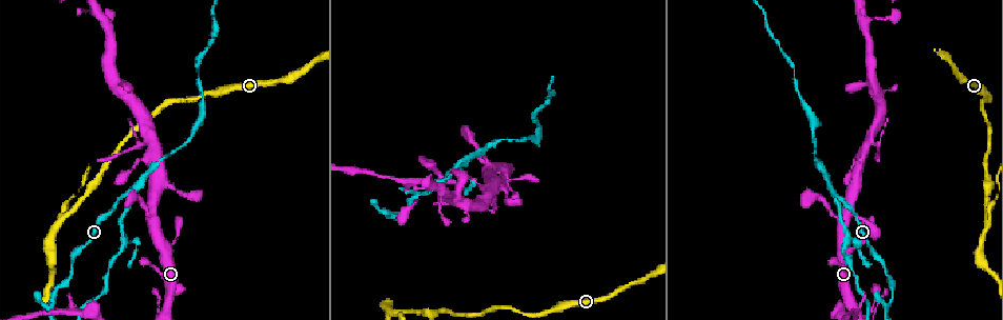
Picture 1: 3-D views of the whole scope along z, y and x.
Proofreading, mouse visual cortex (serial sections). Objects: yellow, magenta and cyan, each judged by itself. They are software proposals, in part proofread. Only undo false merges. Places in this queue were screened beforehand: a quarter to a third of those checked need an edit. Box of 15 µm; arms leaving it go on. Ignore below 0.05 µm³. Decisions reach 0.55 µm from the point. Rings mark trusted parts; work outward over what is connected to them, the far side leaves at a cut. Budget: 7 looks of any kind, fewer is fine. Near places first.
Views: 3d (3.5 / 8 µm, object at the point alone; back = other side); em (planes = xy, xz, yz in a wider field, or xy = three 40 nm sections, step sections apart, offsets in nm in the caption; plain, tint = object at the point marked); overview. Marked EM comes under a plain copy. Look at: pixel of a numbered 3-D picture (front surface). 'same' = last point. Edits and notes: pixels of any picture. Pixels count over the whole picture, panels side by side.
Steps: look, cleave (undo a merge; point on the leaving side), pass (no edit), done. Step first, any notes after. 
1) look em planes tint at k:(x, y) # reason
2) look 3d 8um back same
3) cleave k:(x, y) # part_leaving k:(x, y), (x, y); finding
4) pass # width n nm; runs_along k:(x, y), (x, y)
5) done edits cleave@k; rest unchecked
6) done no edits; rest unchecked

look 3d 3.5um at 1:(390, 217) # a fork

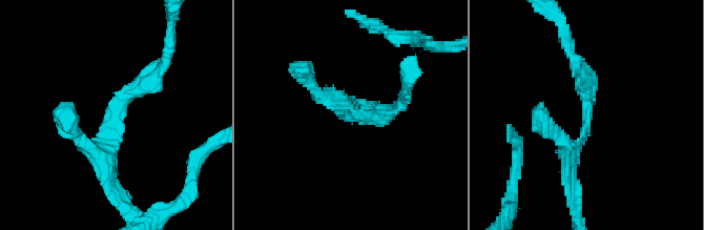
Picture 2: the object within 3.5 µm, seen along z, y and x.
look em xy step 5 tint at 2:(586, 120) # shape alone is not enough

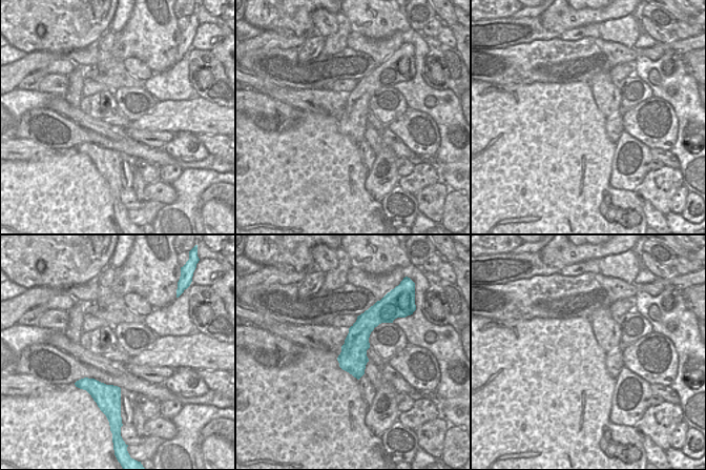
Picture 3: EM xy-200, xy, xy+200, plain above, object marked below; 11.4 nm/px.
pass # runs_along 2:(159, 69), (97, 144), (71, 131); continuous, no second cell

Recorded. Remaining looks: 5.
look 3d 3.5um at 1:(406, 311) # a narrow waist

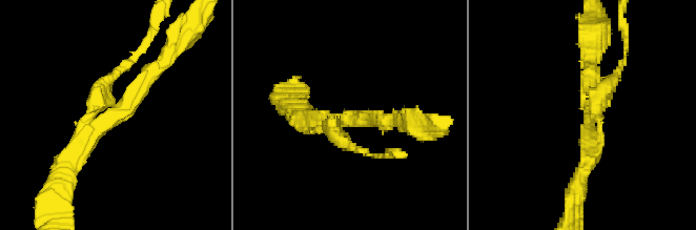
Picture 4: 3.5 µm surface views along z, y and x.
look em planes tint at 4:(347, 118) # now the EM

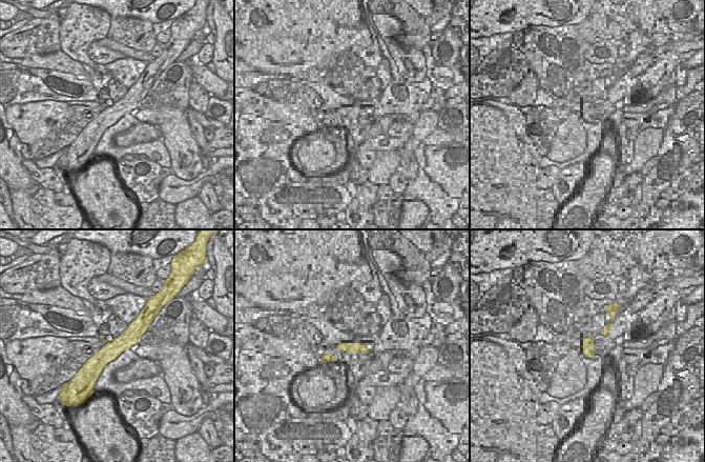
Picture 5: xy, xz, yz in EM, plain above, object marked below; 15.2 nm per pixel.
cleave 4:(614, 82) # part_leaving 4:(593, 105), (622, 63), (622, 27); a second cell is stuck on

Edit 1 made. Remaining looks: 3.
look 3d 3.5um at 1:(870, 139) # calibre changes

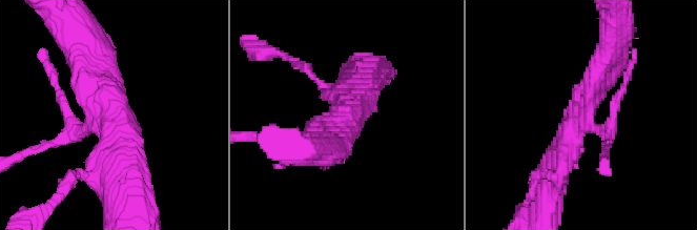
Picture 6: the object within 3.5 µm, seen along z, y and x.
look em xy step 2 tint at 6:(350, 111)

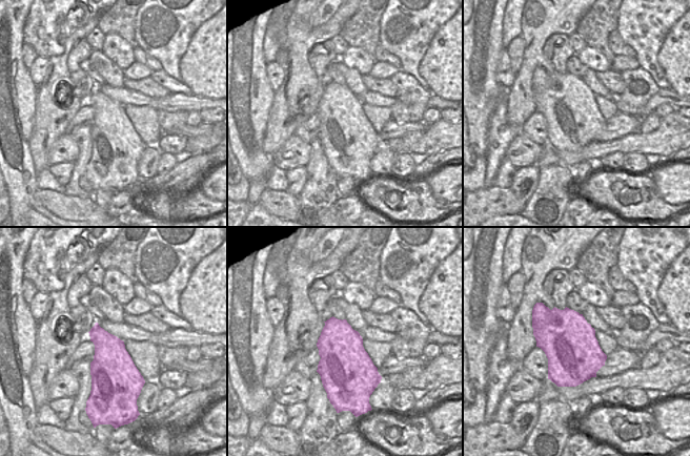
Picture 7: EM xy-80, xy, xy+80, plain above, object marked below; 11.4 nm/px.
cleave 6:(61, 97) # arm_widths 200, 400, 450 nm; part_leaving 6:(87, 128), (23, 153); a second cell is stuck on

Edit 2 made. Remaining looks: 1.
done edits cleave@4, cleave@6; rest unchecked

